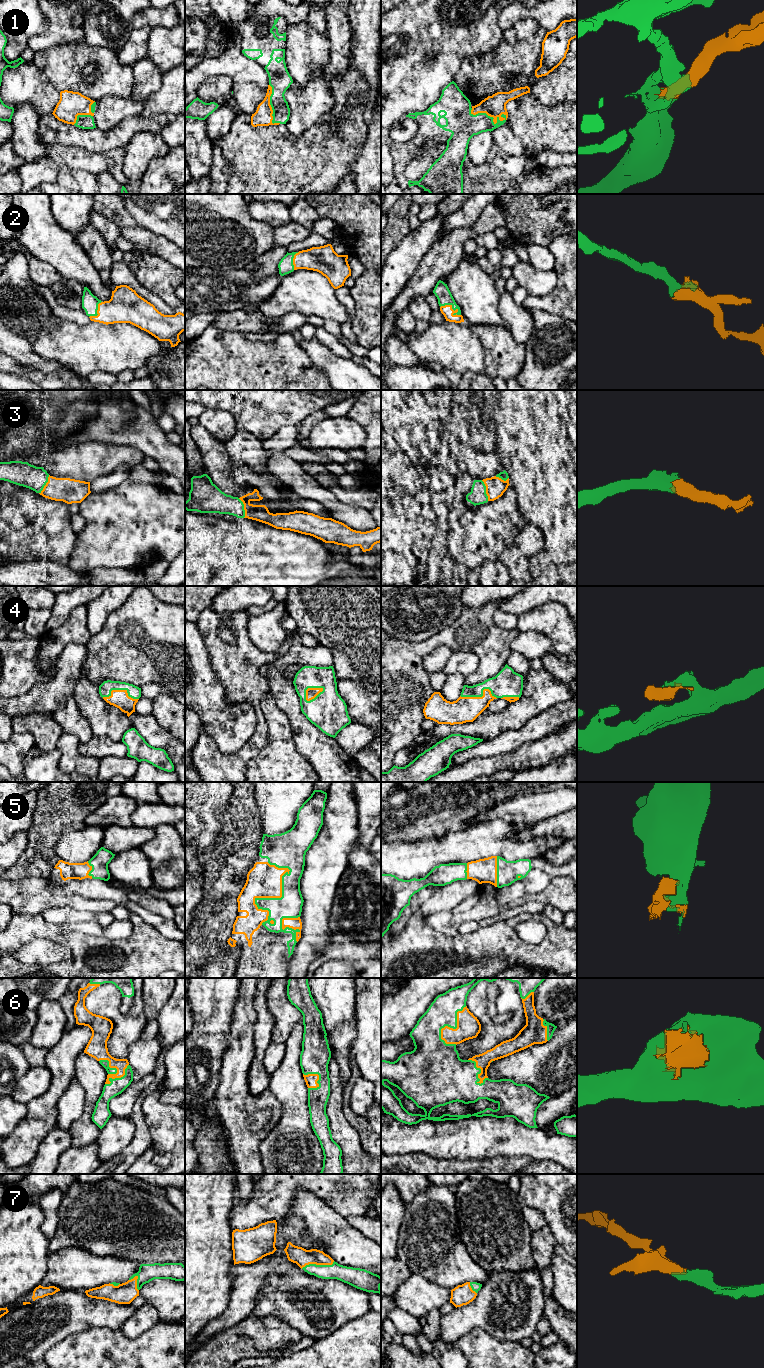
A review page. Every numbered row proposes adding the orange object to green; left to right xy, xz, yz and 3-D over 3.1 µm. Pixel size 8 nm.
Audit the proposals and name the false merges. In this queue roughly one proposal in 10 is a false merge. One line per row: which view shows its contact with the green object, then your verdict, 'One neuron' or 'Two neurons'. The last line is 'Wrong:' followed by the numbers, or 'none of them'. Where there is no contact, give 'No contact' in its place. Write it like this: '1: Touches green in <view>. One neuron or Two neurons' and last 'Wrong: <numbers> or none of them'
1: Touches green in yz. One neuron
2: Touches green in yz. One neuron
3: Touches green in yz. One neuron
4: Touches green in xz. One neuron
5: Touches green in xz. One neuron
6: Touches green in yz. One neuron
7: Touches green in xz. One neuron
Wrong: none of them

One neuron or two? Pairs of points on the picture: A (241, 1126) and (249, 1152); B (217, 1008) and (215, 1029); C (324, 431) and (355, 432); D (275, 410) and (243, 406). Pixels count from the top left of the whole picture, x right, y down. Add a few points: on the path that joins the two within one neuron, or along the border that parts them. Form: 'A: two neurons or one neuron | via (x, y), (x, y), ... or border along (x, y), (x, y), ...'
A: one neuron | via (241, 1132), (241, 1140), (244, 1146)
B: one neuron | via (215, 1013), (215, 1024)
C: one neuron | via (332, 432), (347, 432)
D: one neuron | via (267, 406), (251, 406)

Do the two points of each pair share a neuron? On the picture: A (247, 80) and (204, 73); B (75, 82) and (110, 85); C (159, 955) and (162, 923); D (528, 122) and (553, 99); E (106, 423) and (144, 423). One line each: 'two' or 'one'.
A: one
B: one
C: two
D: two
E: one

